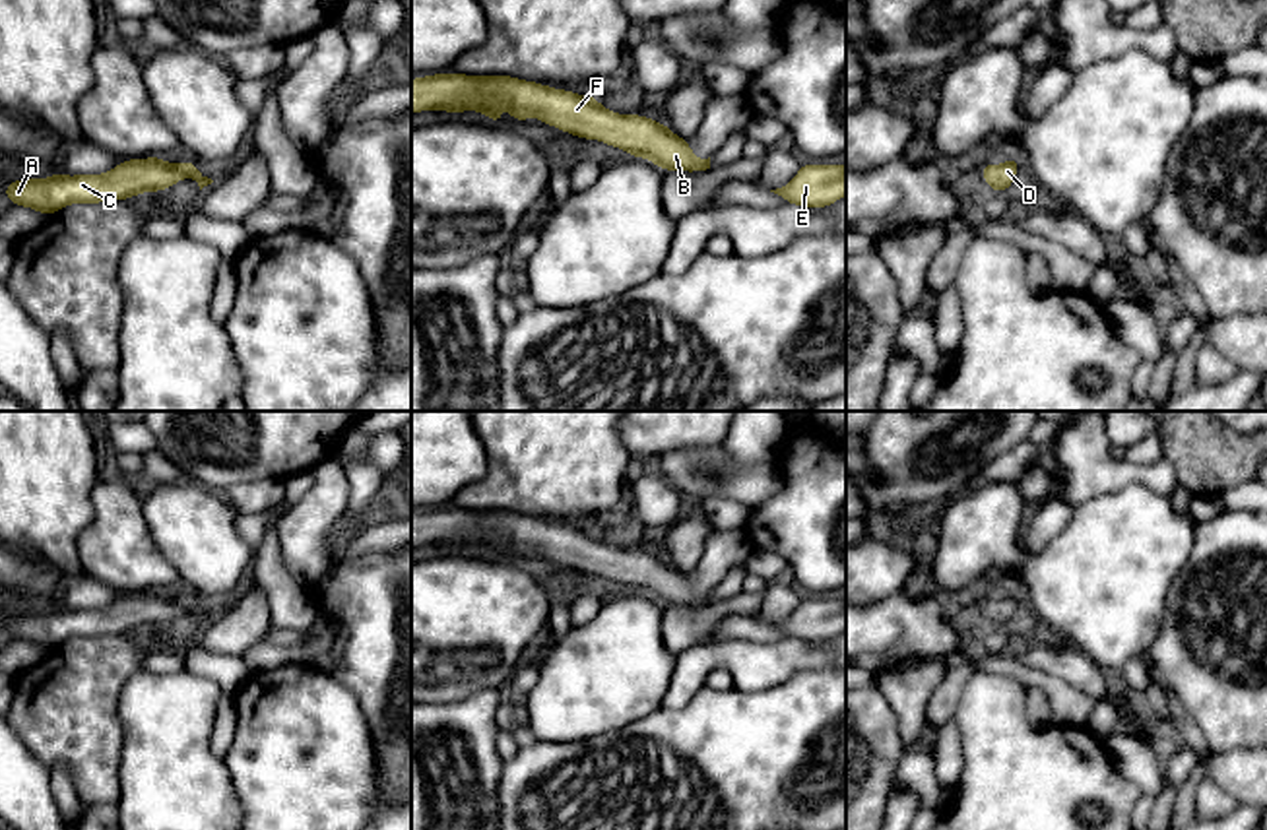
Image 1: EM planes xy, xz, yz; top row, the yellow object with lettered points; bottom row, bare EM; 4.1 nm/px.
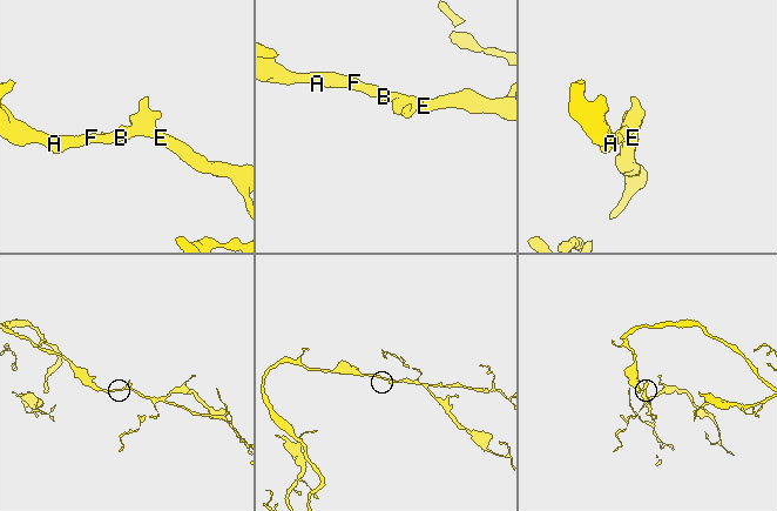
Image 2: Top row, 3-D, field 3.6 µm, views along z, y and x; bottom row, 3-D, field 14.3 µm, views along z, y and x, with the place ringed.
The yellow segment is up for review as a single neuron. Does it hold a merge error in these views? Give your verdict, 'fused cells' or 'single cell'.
single cell

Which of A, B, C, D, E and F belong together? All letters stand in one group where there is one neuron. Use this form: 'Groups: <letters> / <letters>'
Groups: A B C D E F

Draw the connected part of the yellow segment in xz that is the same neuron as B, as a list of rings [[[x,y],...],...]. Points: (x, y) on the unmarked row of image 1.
[[[440,506],[411,514],[411,547],[446,545],[485,547],[491,557],[504,557],[499,543],[508,541],[514,555],[530,551],[576,572],[601,574],[644,591],[664,605],[706,605],[708,593],[697,593],[689,574],[675,570],[666,559],[634,547],[607,545],[594,529],[576,529],[510,510],[466,510]]]

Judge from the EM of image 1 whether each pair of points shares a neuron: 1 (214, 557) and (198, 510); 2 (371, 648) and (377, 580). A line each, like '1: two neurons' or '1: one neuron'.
1: one neuron
2: one neuron

